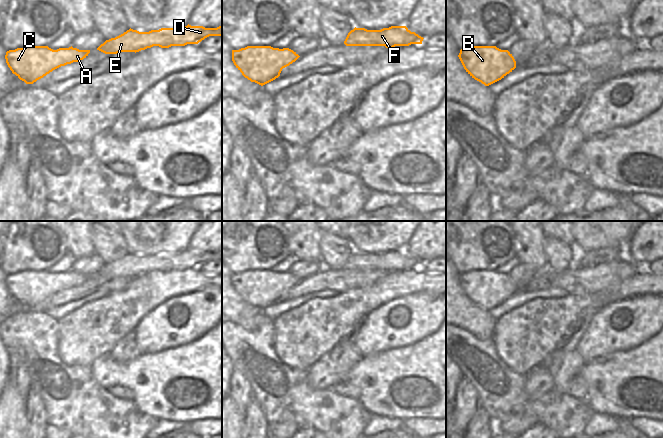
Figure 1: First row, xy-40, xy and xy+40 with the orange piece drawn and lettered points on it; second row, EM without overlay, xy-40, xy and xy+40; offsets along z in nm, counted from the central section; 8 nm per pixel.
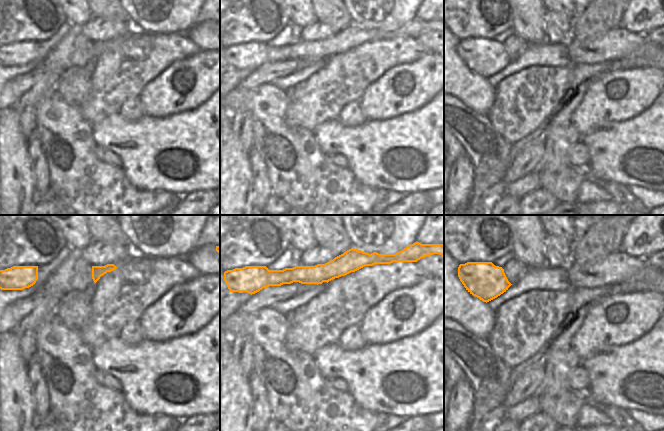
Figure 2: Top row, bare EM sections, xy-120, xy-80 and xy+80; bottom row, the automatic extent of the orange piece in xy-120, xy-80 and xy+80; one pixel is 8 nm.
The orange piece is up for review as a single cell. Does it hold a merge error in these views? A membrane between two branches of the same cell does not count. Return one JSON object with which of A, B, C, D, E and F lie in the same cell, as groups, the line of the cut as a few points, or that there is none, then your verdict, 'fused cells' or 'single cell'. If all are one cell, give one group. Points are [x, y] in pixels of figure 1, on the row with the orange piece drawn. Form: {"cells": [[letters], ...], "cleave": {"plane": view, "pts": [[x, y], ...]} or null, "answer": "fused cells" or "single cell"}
{"cells": [["A", "B", "C", "D", "E", "F"]], "cleave": null, "answer": "single cell"}

